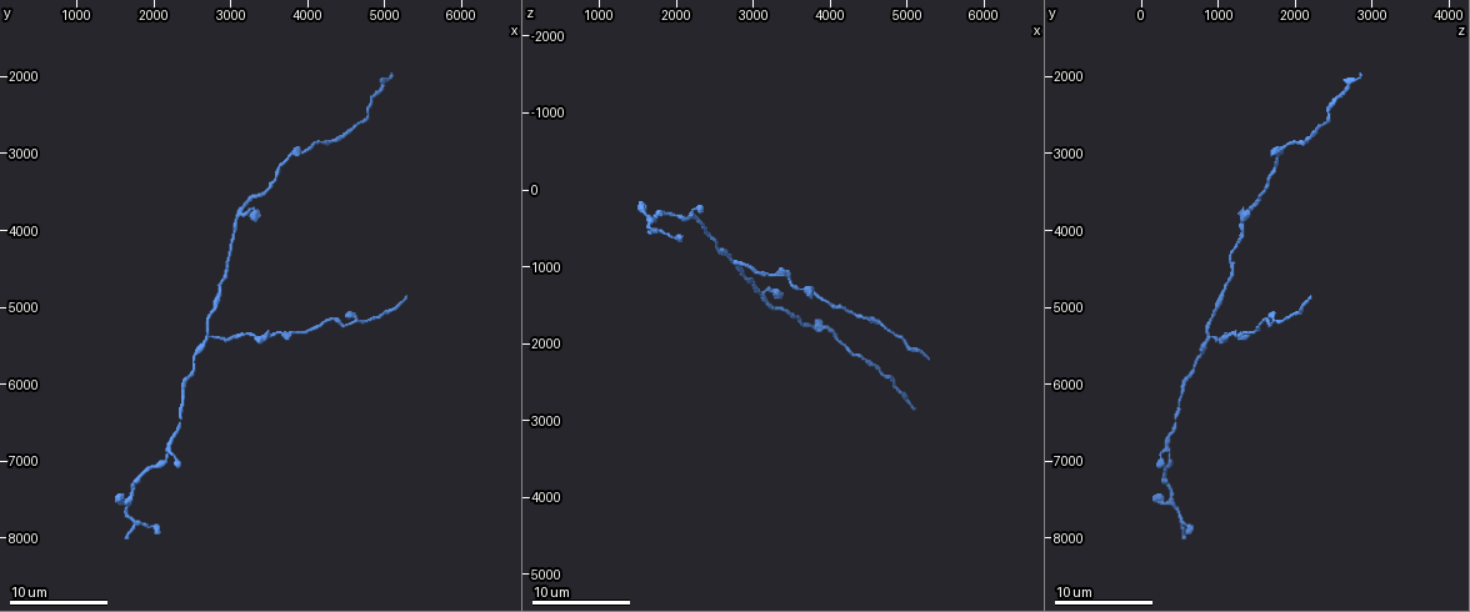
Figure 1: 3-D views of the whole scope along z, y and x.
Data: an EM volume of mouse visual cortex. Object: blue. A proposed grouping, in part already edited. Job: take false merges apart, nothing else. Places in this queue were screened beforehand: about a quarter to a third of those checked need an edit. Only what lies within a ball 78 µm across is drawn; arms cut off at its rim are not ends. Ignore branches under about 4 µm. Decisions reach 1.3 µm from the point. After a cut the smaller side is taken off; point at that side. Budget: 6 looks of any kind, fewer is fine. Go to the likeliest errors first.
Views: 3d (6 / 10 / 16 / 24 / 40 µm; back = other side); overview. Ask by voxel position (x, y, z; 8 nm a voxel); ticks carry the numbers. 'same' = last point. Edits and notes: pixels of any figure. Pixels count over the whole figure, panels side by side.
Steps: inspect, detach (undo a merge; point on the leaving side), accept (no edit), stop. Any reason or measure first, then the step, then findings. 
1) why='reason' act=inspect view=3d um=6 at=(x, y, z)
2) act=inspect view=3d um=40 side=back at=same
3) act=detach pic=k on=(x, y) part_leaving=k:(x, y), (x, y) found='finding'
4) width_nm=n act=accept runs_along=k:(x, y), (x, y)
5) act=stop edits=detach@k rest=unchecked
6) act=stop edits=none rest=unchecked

why='three arms meet' act=inspect view=3d um=10 at=(2700, 5400, 850)

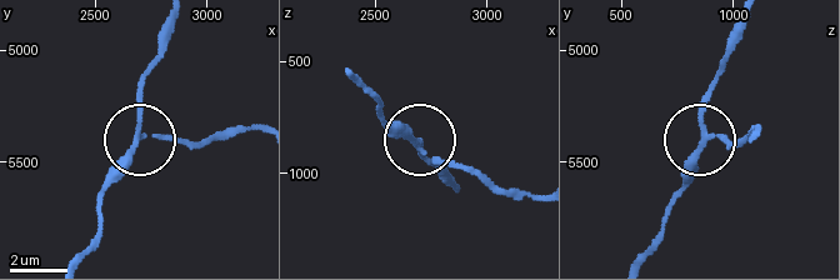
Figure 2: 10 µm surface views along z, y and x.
arms=3 act=accept runs_along=2:(173, 26), (140, 90), (140, 139), (161, 134), (209, 141) found='continuous, no second neuron'

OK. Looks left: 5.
why='thin neck' act=inspect view=3d um=10 at=(2150, 6950, 350)

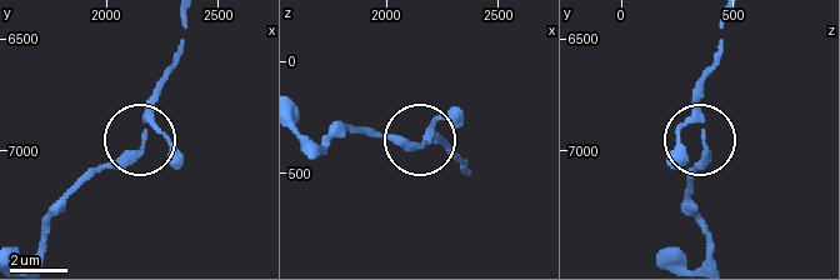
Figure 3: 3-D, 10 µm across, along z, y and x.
act=accept runs_along=3:(184, 23), (179, 59), (143, 138), (71, 193) found='one neuron here'

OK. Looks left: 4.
why='thin neck' act=inspect view=3d um=10 at=(4550, 5250, 1700)

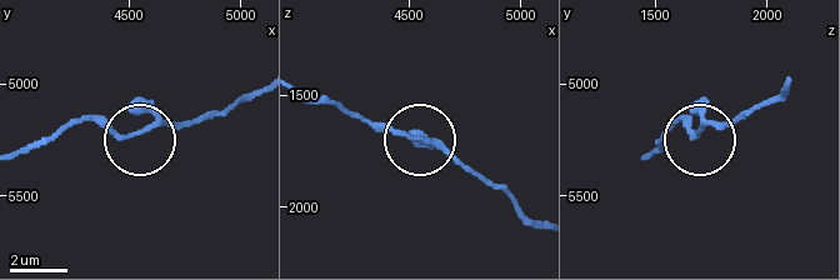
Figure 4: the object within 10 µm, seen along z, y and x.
act=accept runs_along=4:(26, 148), (98, 118), (134, 136), (210, 118) found='all the same neuron'

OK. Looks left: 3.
act=stop edits=none rest=unchecked

